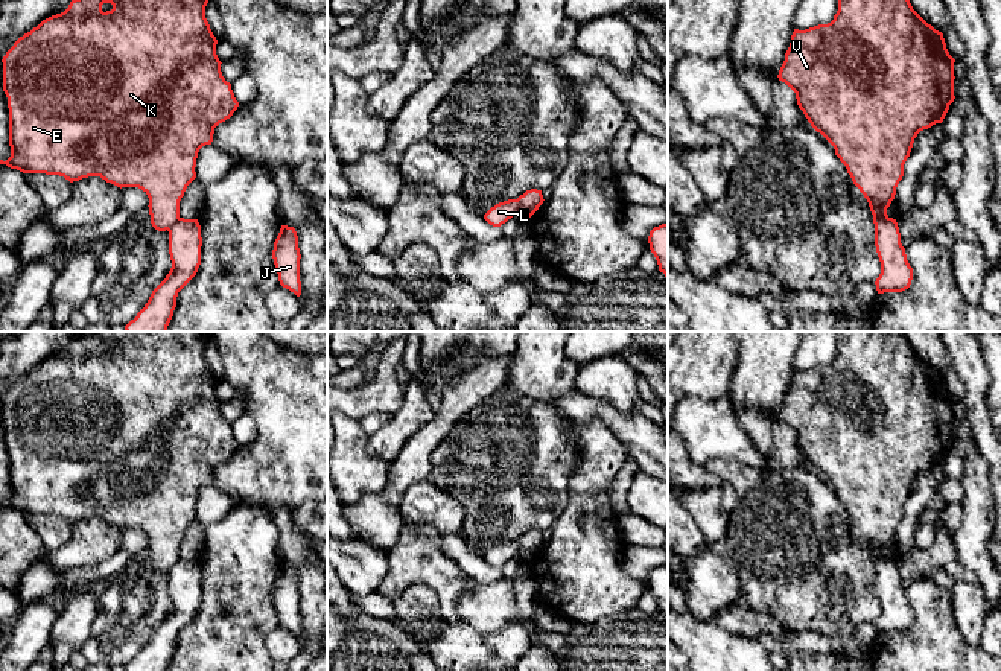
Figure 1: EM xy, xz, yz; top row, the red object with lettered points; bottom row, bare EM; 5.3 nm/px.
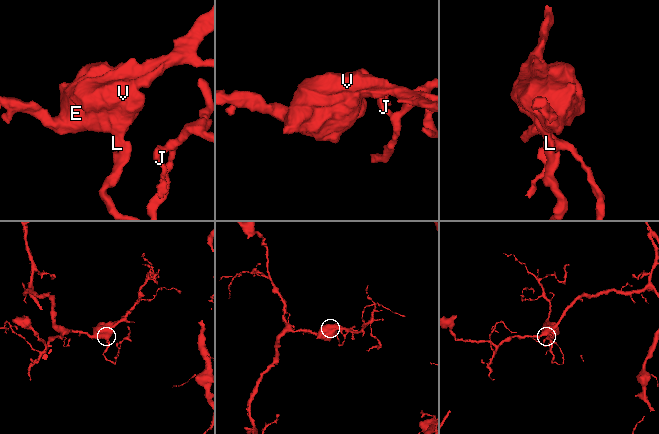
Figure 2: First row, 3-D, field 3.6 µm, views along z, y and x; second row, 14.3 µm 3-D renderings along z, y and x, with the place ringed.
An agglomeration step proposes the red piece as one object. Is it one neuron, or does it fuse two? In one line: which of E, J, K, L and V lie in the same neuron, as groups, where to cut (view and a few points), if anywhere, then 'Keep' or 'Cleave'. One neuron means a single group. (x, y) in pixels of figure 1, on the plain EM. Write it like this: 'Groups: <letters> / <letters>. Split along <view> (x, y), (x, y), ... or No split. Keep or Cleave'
Groups: E K L V / J. Split along xz (517, 540), (517, 553), (514, 556). Cleave

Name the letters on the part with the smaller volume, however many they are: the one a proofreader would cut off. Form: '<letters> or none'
J

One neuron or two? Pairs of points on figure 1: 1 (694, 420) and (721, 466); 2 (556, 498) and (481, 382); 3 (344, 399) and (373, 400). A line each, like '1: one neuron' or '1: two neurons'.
1: two neurons
2: two neurons
3: one neuron

